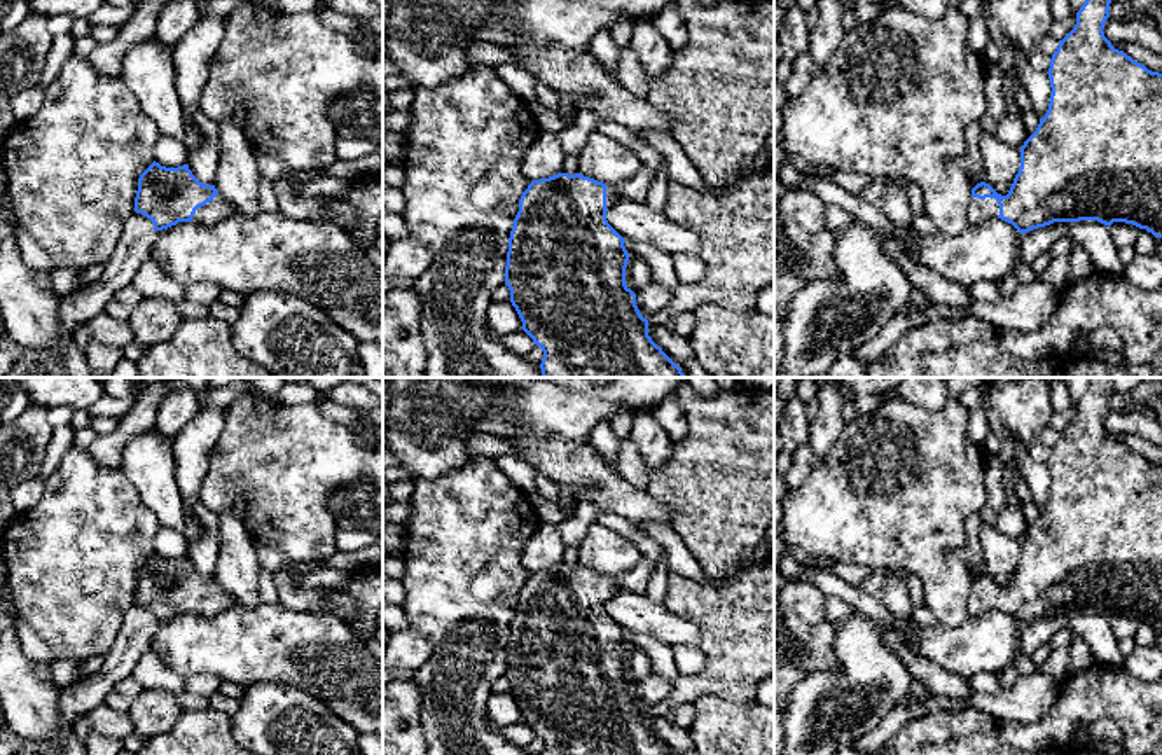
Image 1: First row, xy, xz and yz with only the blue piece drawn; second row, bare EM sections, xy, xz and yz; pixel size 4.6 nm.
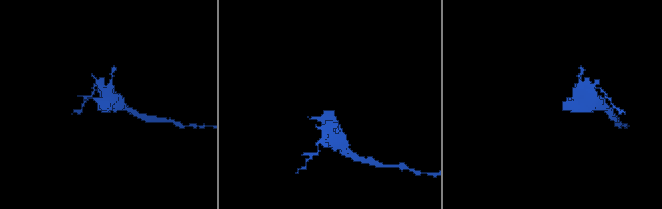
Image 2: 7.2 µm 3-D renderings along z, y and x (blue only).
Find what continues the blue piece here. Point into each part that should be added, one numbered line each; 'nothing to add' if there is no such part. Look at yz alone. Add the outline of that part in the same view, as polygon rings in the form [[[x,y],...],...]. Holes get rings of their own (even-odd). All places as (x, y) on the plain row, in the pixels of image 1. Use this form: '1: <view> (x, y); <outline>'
1: yz (979, 602); [[[972,589],[968,598],[968,617],[977,617],[991,608],[999,606],[999,596],[994,589]]]

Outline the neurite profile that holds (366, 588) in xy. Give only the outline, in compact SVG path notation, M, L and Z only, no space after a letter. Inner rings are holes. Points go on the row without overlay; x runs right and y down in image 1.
M376 565L353 571L341 591L349 594L358 606L358 615L348 620L351 629L362 636L374 636L376 612L383 606L383 568Z

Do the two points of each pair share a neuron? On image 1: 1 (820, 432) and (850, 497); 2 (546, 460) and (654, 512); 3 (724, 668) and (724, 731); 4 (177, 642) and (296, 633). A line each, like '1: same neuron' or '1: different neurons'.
1: different neurons
2: same neuron
3: different neurons
4: same neuron

